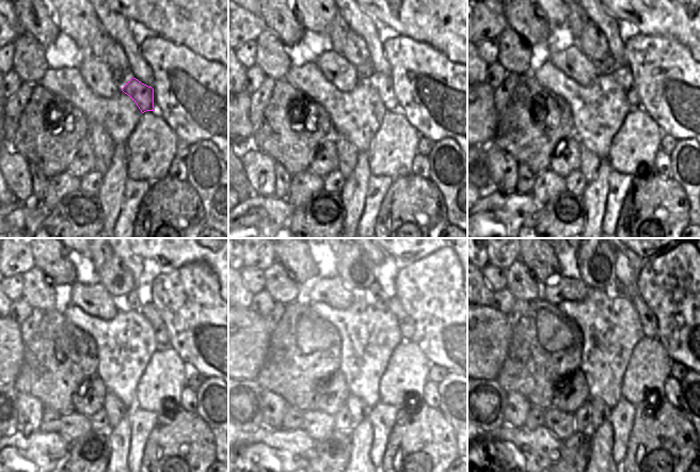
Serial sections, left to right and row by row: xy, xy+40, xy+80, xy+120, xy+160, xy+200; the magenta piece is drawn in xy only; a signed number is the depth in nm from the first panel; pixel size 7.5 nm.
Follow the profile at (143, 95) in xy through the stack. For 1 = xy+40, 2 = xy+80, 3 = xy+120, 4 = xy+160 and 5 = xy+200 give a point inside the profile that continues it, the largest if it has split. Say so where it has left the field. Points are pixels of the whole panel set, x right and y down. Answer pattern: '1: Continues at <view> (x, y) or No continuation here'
1: Continues at xy+40 (382, 83)
2: Continues at xy+80 (623, 76)
3: Continues at xy+120 (147, 310)
4: Continues at xy+160 (406, 324)
5: Continues at xy+200 (648, 320).

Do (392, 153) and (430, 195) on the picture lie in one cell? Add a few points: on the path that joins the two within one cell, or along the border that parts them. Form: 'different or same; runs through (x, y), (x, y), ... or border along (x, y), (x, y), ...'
different; border along (411, 172), (403, 176), (396, 176), (393, 179)

